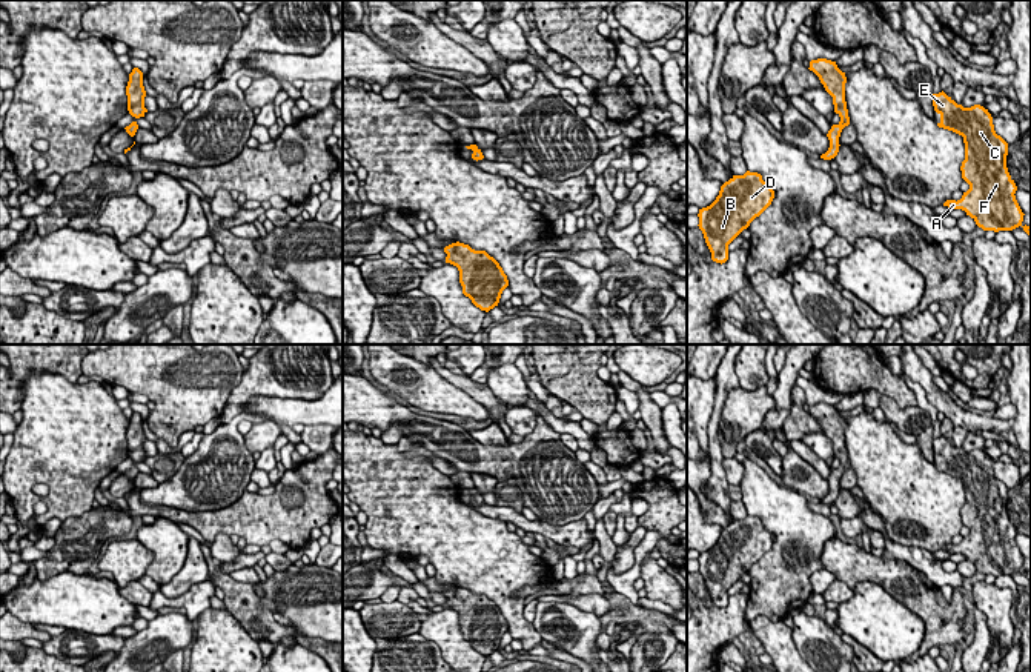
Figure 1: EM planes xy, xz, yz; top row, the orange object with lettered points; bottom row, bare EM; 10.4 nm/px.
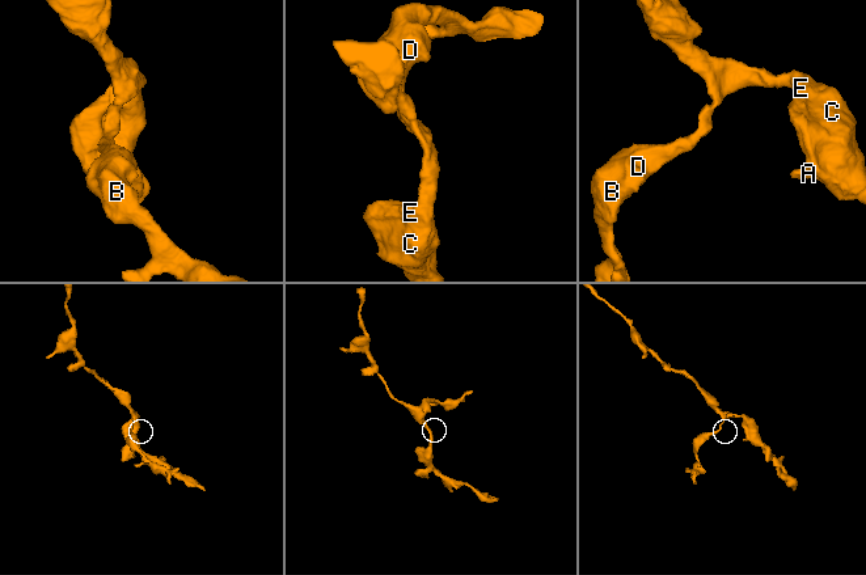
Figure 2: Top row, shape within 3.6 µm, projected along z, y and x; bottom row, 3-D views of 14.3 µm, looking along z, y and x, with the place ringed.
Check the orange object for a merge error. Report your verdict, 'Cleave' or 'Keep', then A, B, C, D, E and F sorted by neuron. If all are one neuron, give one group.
Cleave. Groups: A C E F / B D

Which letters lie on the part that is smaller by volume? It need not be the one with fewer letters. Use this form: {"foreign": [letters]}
{"foreign": ["B", "D"]}

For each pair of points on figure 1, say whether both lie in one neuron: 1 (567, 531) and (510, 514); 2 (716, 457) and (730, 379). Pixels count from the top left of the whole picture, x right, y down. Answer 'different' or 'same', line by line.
1: same
2: same

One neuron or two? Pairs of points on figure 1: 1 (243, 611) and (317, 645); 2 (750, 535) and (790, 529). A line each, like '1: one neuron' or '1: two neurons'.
1: two neurons
2: one neuron

